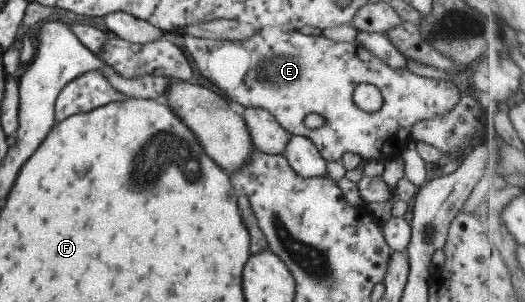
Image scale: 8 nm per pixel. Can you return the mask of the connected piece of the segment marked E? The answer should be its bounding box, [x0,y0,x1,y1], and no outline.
[183,25,460,162]

